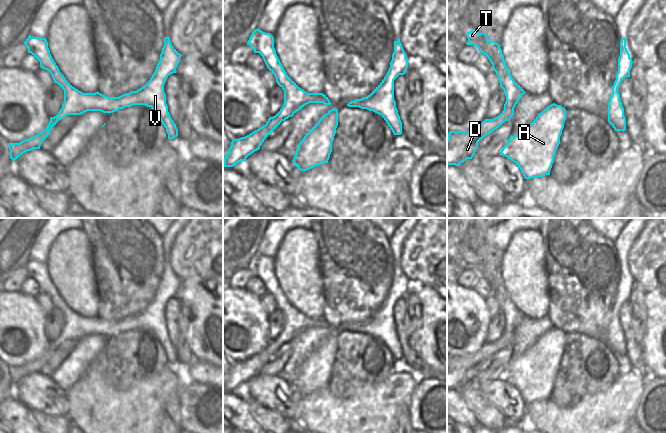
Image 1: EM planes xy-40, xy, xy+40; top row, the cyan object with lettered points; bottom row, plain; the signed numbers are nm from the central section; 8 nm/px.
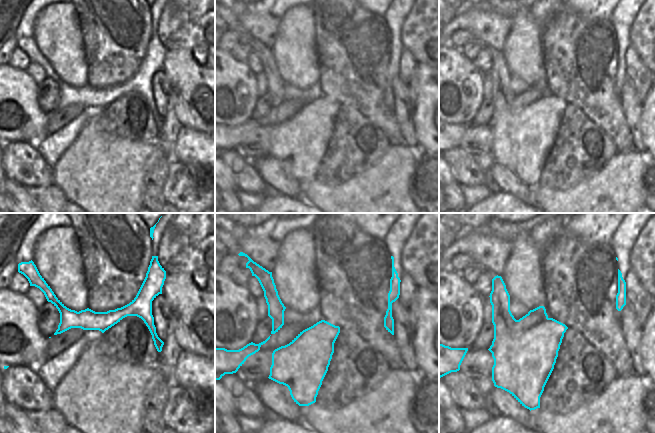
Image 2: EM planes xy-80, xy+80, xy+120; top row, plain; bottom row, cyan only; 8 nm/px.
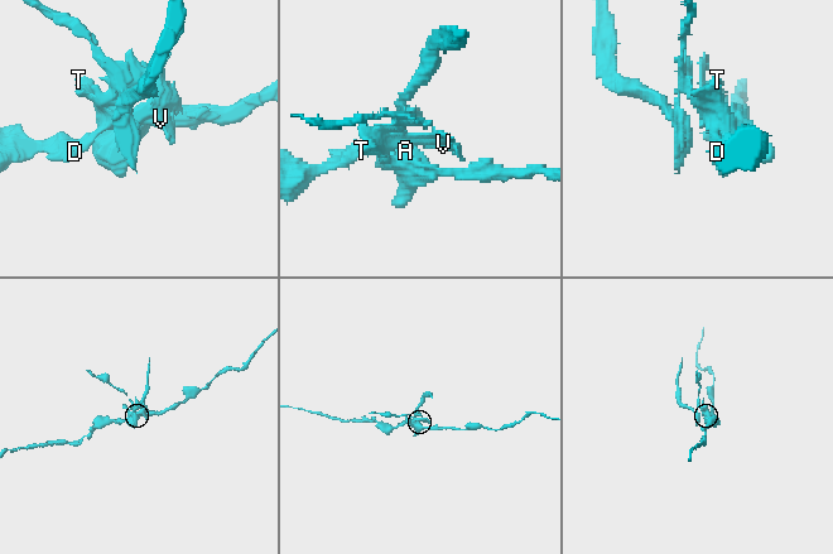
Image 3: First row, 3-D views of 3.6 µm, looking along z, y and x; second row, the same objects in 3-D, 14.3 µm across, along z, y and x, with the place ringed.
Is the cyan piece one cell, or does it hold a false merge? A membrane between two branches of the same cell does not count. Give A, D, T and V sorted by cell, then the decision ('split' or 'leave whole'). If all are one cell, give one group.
A T V / D | split

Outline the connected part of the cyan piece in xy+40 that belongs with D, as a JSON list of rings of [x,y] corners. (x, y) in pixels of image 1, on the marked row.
[[[500,114],[493,119],[485,119],[471,131],[450,131],[447,139],[447,165],[459,166],[467,159],[472,159],[478,142],[505,121],[506,118]]]

